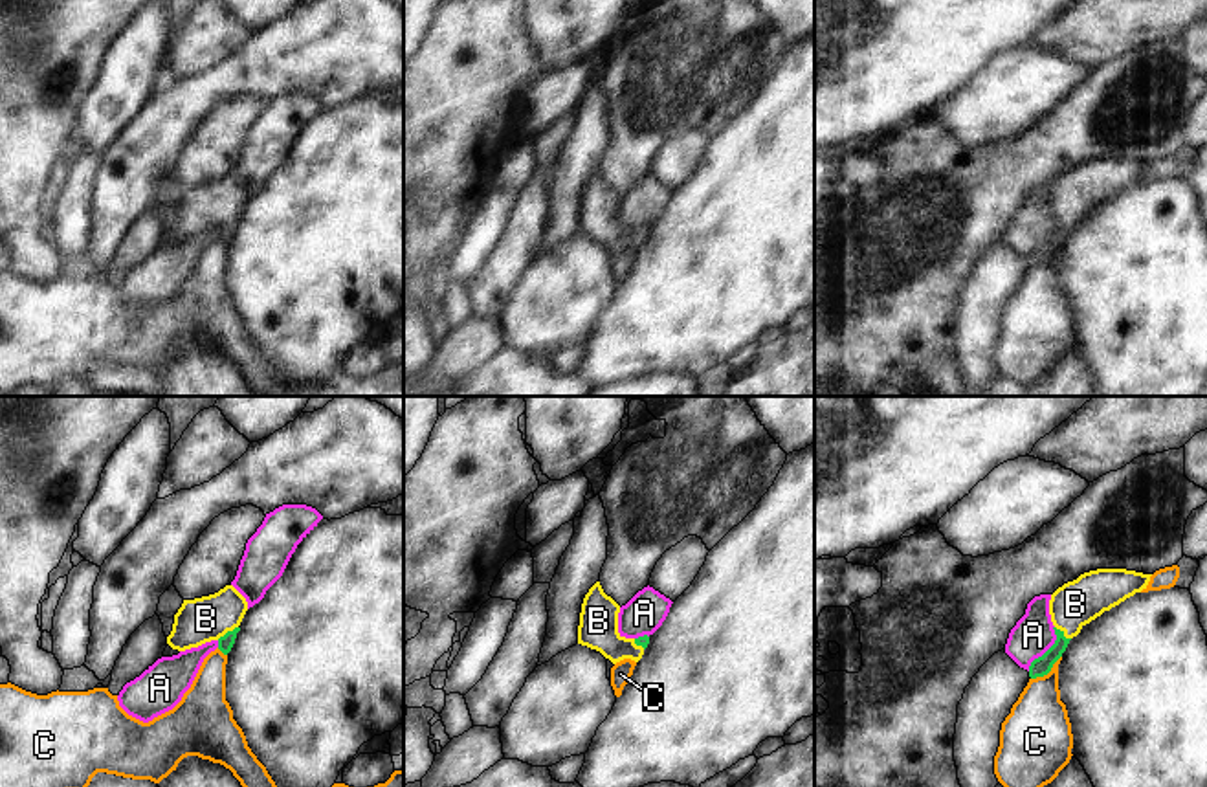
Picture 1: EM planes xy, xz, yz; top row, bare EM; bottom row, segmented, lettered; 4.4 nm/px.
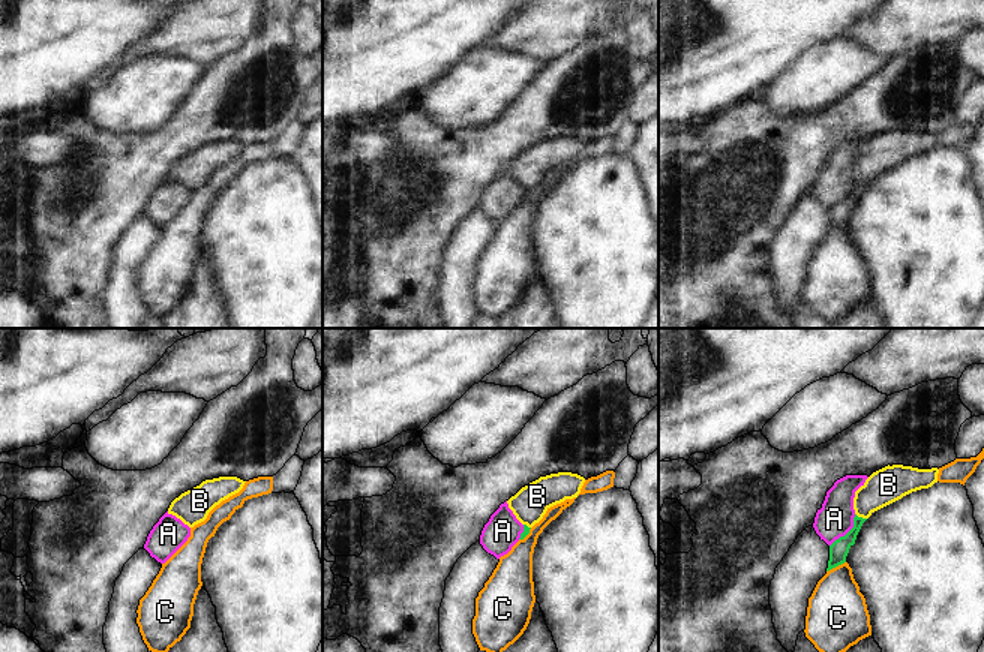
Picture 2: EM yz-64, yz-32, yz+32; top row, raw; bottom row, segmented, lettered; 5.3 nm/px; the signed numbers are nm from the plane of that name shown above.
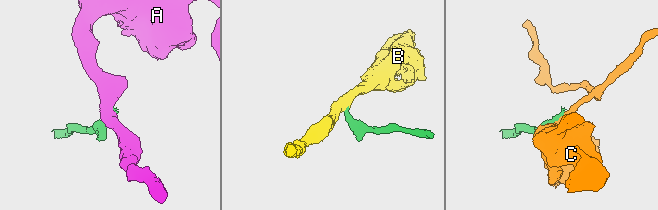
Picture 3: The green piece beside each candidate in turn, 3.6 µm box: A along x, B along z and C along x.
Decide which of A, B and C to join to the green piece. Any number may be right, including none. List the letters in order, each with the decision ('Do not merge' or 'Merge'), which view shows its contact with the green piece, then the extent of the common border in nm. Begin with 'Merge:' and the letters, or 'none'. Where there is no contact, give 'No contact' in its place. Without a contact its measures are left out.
Merge: B
A: Do not merge. Touches green in yz. Shared border 240 nm
B: Merge. Touches green in xy. Shared border 110 nm
C: Do not merge. Touches green in yz. Shared border 170 nm.

